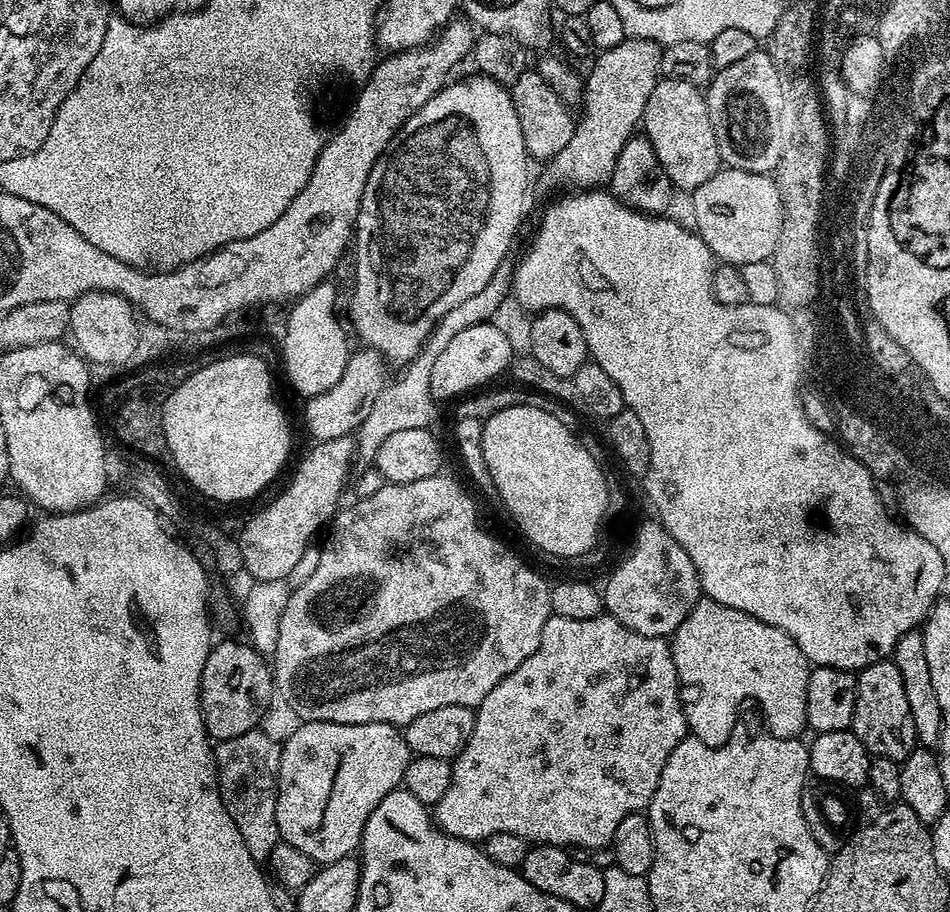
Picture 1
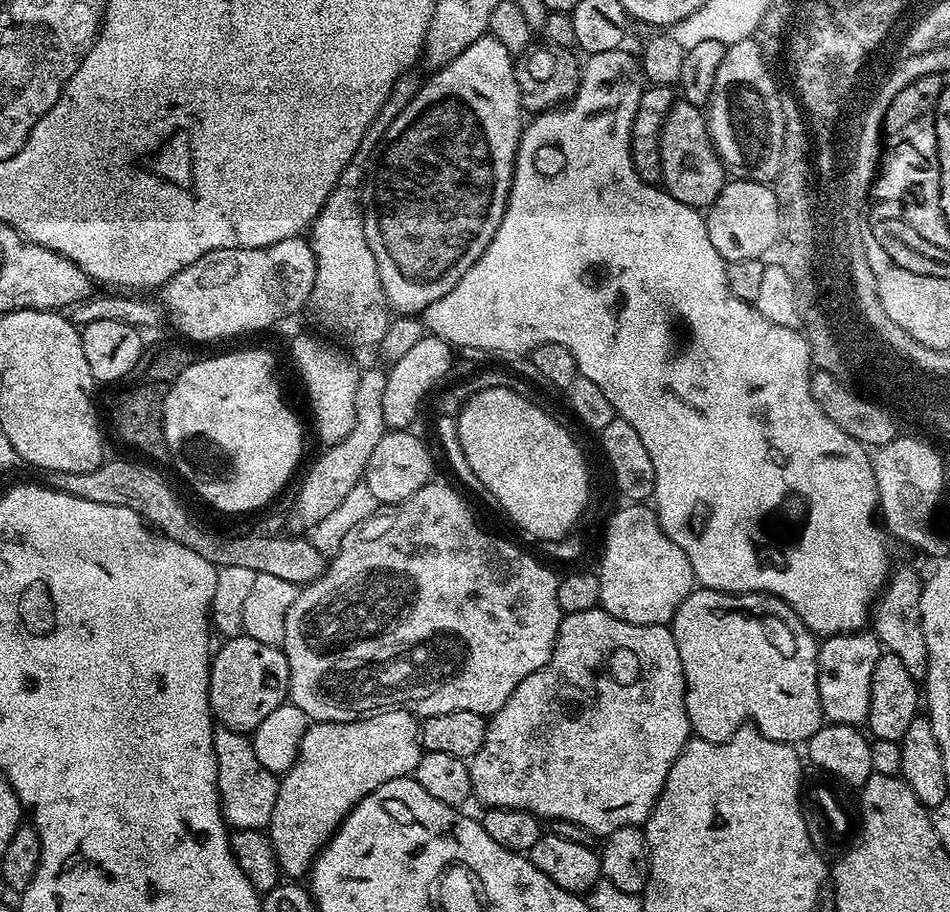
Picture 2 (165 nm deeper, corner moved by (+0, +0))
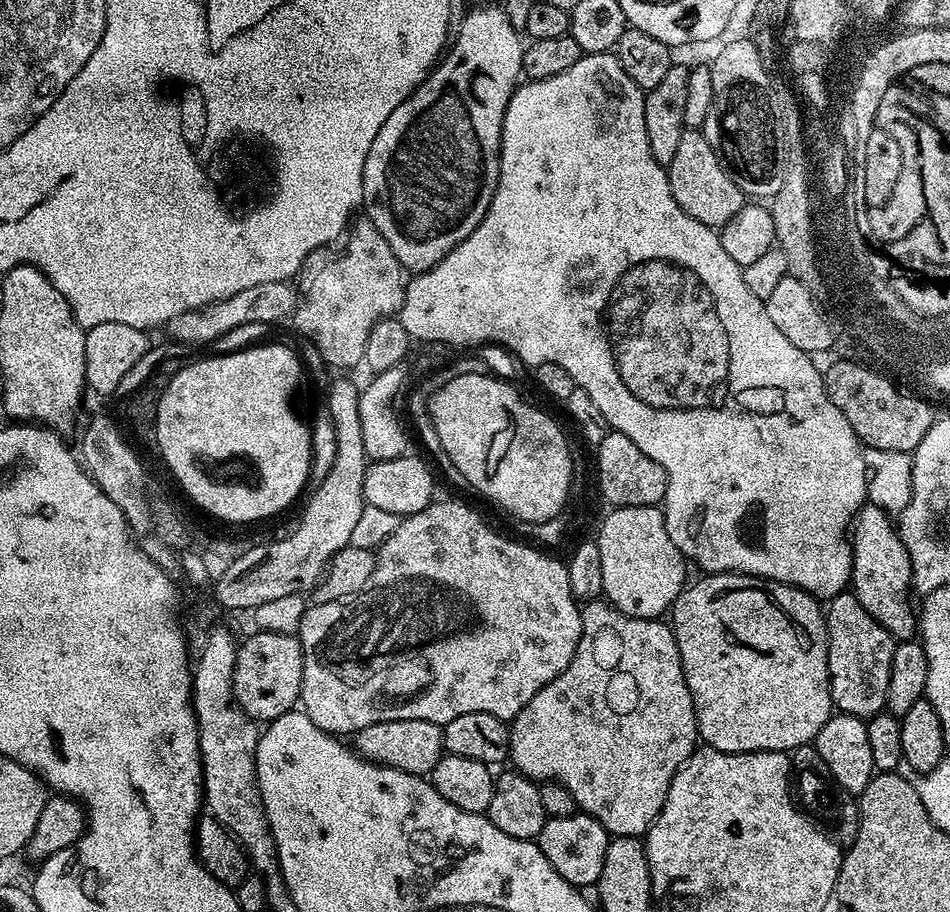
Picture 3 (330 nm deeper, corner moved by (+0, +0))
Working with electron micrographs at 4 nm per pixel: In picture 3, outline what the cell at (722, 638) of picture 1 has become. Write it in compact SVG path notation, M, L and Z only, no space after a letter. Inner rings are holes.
M714 572L711 574L701 575L701 580L697 584L689 583L681 592L680 596L672 603L670 609L670 627L672 633L676 635L678 642L678 650L680 651L680 665L684 671L686 678L686 686L690 690L690 698L694 702L694 714L696 715L696 731L699 739L703 741L707 747L717 748L723 752L787 752L791 753L793 748L802 746L803 744L813 743L818 734L818 730L822 730L822 726L826 726L826 722L833 716L834 709L832 706L832 695L830 694L830 682L828 681L828 622L826 619L825 609L822 607L821 601L817 597L812 596L809 592L803 592L800 588L795 588L789 584L779 584L773 580L763 580L760 576L744 576L741 572Z

